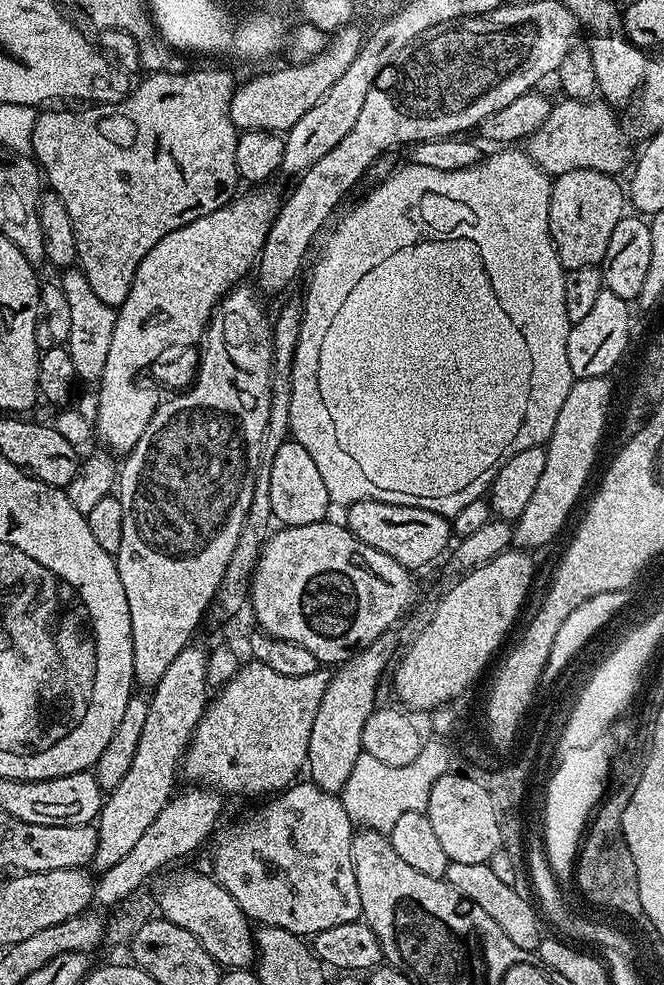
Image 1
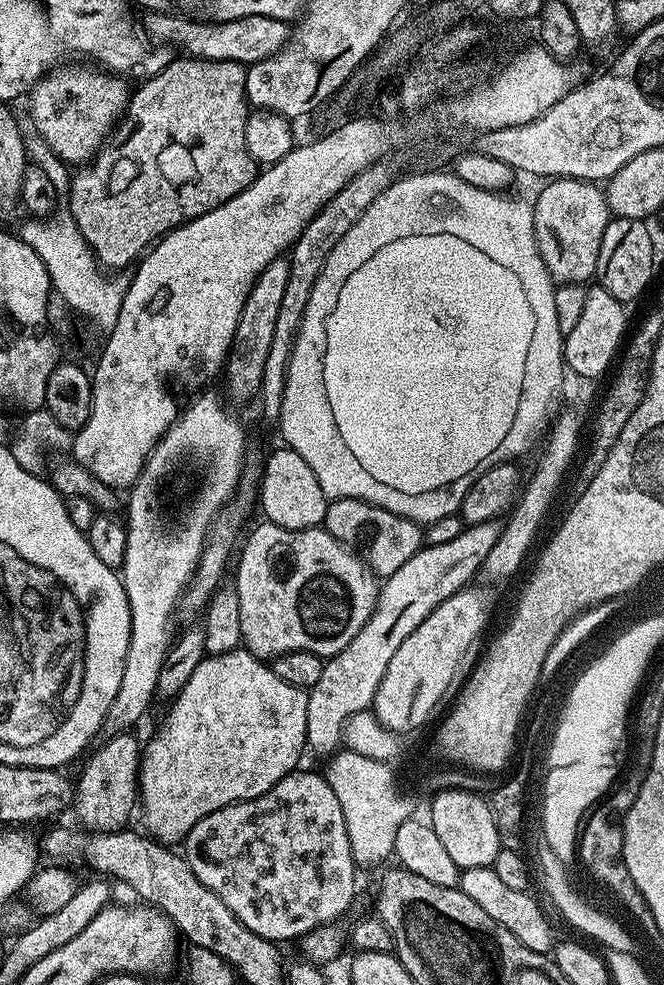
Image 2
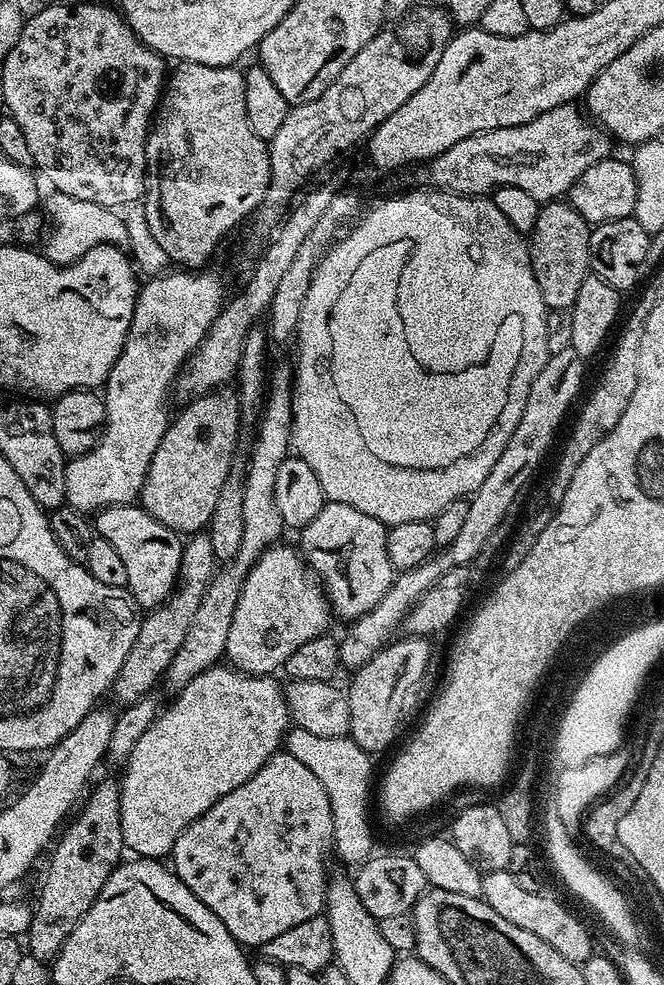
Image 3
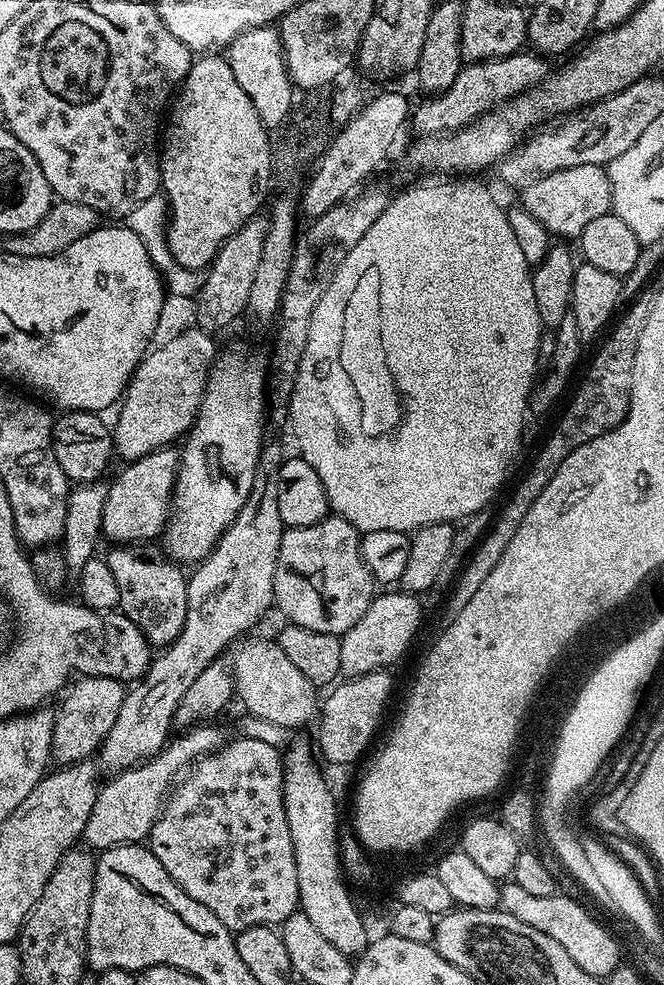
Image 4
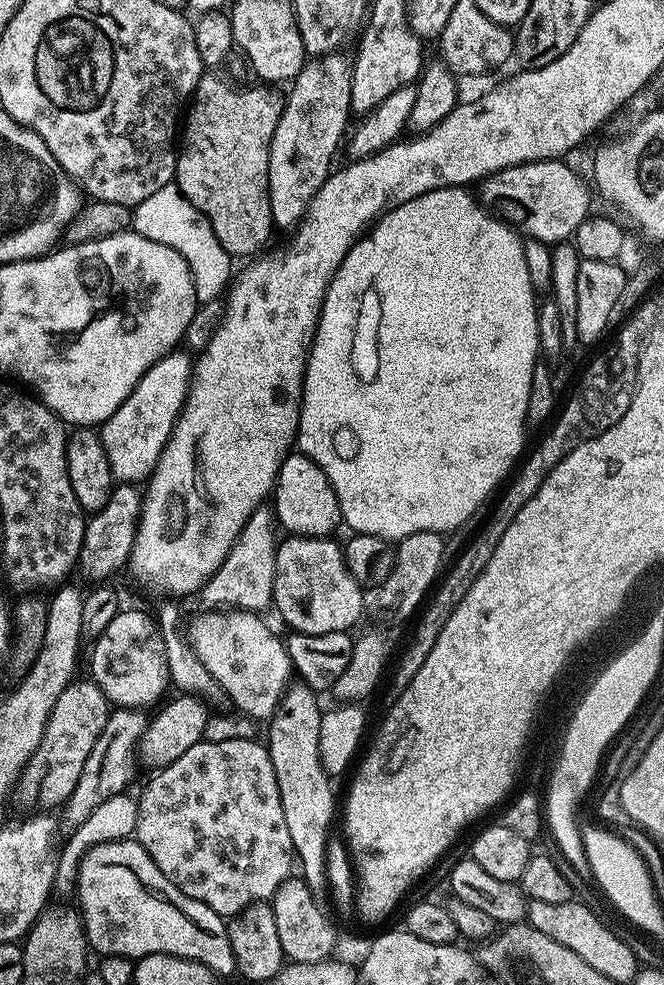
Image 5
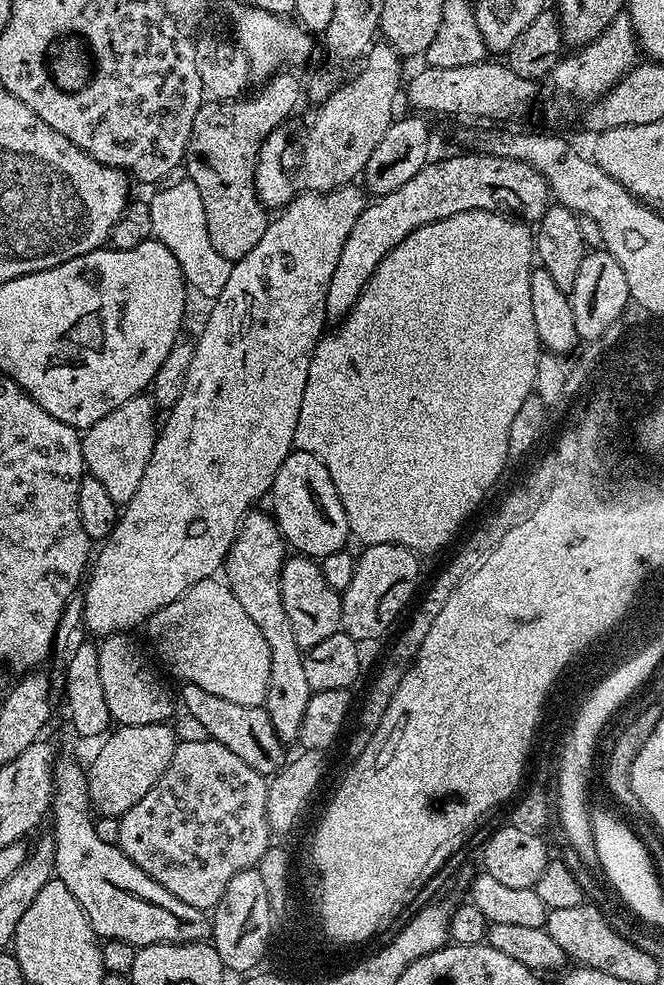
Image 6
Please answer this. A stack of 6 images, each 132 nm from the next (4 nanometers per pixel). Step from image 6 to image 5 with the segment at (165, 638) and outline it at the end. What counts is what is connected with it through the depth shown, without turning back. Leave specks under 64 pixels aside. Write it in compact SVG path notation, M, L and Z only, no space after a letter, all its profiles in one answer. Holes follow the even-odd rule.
M231 610L232 612L200 612L188 624L186 639L192 645L192 652L214 674L214 682L226 690L229 701L241 708L245 717L253 721L267 722L275 714L280 698L289 683L292 659L288 656L285 641L277 633L268 629L263 619L259 620L257 613L252 610Z

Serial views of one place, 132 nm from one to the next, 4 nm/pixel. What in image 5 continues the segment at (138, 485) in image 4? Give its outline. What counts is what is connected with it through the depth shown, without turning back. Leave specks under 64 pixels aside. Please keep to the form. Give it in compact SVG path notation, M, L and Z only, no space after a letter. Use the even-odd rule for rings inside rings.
M120 484L113 487L110 502L102 506L102 510L91 513L90 519L84 525L82 550L78 561L78 572L81 572L92 582L108 582L112 575L128 563L136 537L136 522L140 519L142 496L133 485Z

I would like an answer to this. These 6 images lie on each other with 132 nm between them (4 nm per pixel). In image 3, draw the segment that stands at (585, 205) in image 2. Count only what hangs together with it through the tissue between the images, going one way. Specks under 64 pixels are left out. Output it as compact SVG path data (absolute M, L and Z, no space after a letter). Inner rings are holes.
M548 202L541 207L527 246L538 290L542 290L542 298L548 309L571 309L574 298L578 298L578 289L590 275L591 233L588 221L572 208L571 203Z

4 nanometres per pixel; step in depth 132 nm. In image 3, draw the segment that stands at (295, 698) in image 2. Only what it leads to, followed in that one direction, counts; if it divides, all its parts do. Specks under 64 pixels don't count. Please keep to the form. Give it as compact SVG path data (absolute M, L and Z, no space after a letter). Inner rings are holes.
M213 666L202 670L202 674L198 674L186 687L179 689L175 696L176 701L169 708L167 705L157 715L156 721L148 727L146 734L142 734L142 738L138 738L138 742L134 742L134 750L122 768L124 777L119 777L118 780L120 785L120 822L124 847L129 853L146 860L163 861L165 858L171 857L174 842L180 837L182 830L186 830L186 826L190 826L199 816L206 814L206 810L210 810L210 806L214 806L214 802L218 802L218 798L222 798L230 790L234 790L242 782L246 782L256 774L275 752L281 751L284 737L290 727L288 707L284 701L281 685L279 683L276 685L268 676L245 676L243 672L238 672L231 666Z

